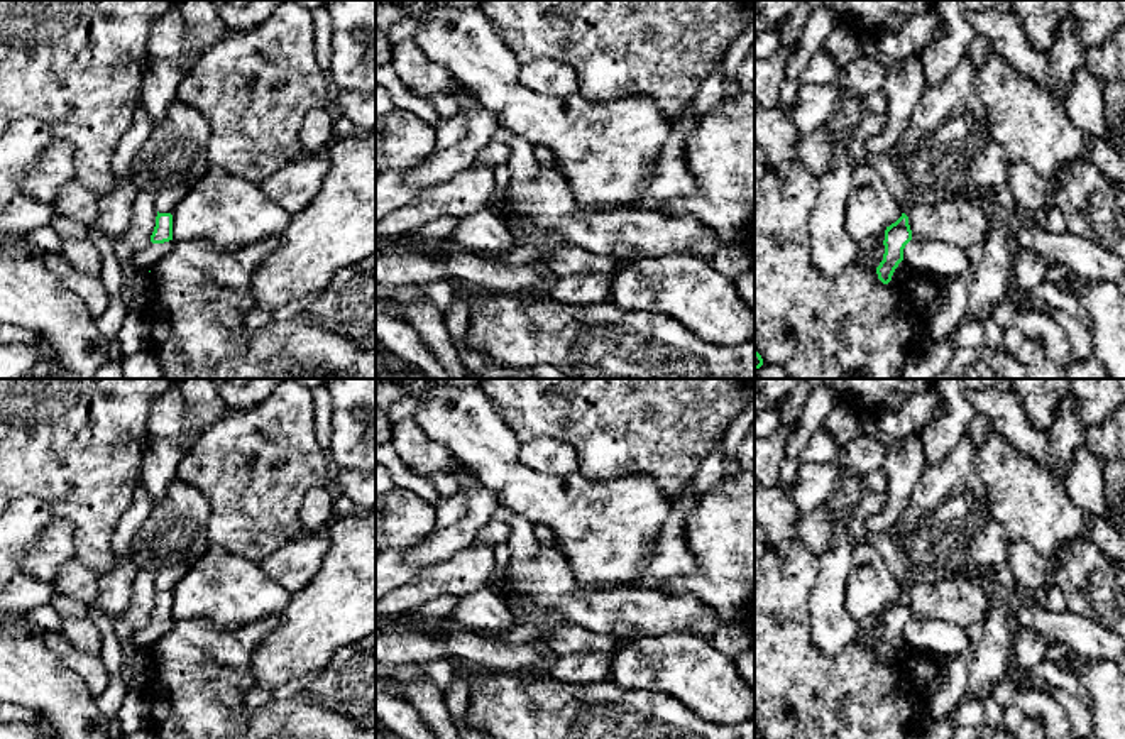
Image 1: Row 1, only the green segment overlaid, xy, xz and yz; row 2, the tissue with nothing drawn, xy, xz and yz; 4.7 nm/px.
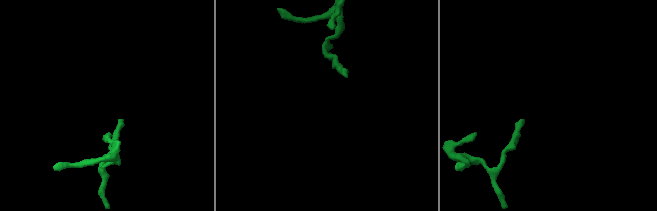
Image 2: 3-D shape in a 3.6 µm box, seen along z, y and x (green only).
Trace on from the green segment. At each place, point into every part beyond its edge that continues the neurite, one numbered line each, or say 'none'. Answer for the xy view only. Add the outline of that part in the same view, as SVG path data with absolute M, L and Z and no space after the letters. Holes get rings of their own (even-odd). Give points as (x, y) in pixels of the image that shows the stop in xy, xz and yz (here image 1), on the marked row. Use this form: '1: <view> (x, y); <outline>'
1: xy (173, 159); M174 98L132 159L135 186L154 198L159 213L173 213L208 172L208 142L208 120L195 107Z

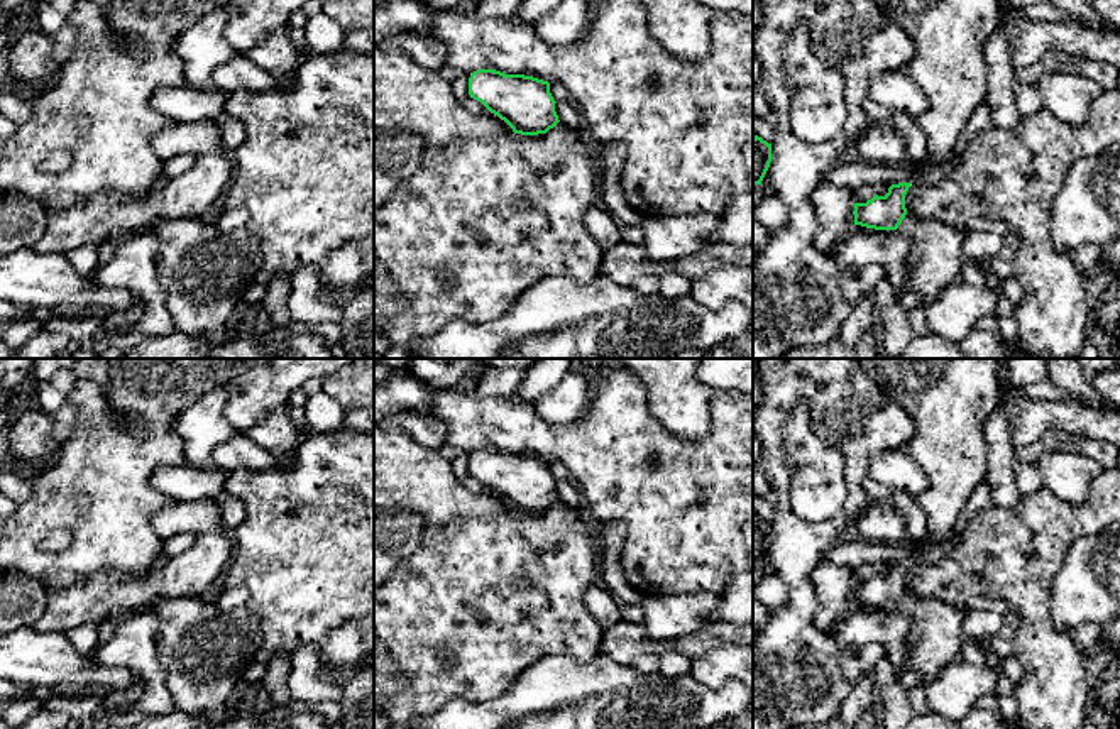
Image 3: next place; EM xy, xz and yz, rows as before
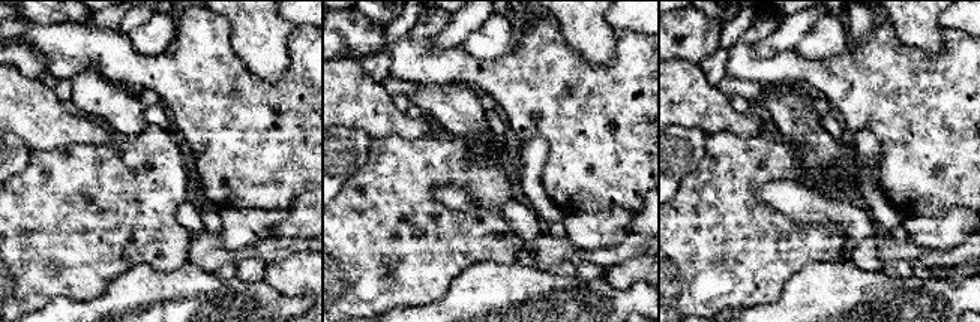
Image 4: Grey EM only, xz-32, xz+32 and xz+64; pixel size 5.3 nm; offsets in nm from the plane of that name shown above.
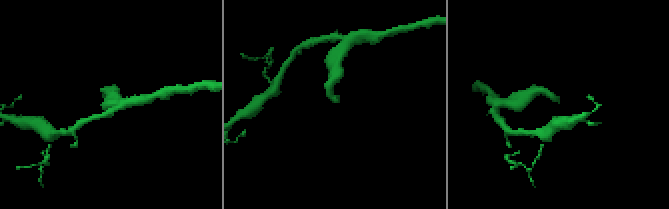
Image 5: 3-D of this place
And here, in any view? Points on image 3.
1: yz (934, 259); M907 213L897 232L910 240L905 288L915 291L927 308L946 286L963 277L964 230L937 220L919 220Z

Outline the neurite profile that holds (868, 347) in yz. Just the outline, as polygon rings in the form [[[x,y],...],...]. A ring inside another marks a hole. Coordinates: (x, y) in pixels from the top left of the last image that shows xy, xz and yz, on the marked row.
[[[878,332],[865,333],[853,347],[846,347],[839,338],[822,345],[795,347],[778,359],[881,359]]]

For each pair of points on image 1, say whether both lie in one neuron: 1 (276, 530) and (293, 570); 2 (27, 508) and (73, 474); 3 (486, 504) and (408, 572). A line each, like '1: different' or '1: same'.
1: different
2: different
3: different

